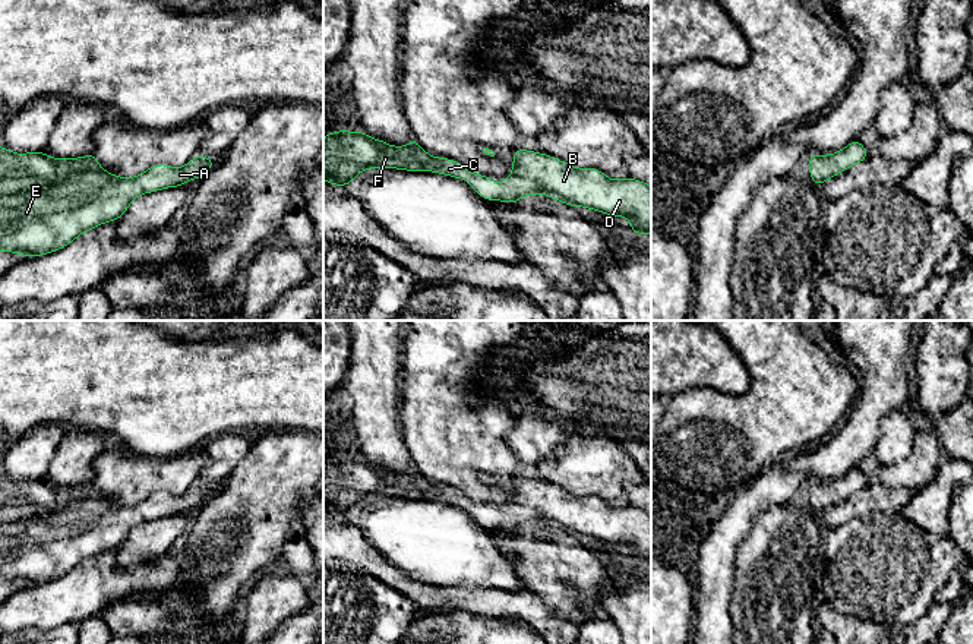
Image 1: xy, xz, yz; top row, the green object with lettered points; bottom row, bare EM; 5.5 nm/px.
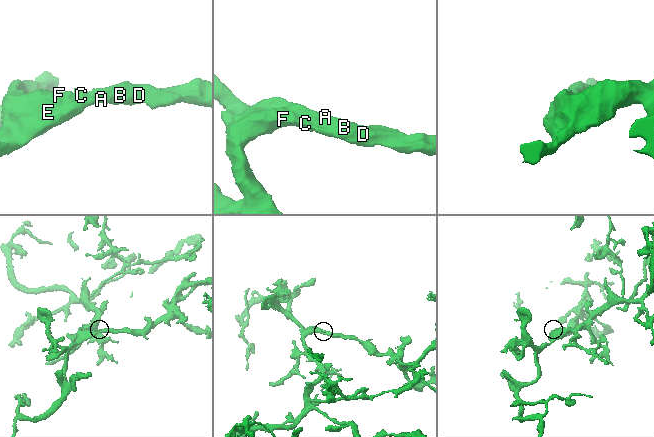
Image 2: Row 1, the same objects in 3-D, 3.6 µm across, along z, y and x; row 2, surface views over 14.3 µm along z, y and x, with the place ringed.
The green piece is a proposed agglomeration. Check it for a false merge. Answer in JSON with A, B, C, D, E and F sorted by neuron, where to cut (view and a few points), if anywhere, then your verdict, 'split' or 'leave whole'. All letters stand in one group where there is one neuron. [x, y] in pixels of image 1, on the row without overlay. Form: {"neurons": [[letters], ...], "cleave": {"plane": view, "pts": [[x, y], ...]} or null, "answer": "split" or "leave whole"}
{"neurons": [["A", "B", "C", "D", "E", "F"]], "cleave": null, "answer": "leave whole"}

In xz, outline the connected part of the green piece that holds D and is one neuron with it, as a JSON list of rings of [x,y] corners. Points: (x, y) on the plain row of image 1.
[[[337,458],[323,464],[323,506],[334,514],[348,514],[361,499],[369,496],[397,496],[407,499],[432,499],[470,508],[468,514],[484,528],[502,528],[515,531],[521,525],[544,521],[553,528],[569,534],[584,534],[613,544],[626,544],[631,558],[636,562],[651,562],[651,514],[628,505],[612,508],[598,496],[576,496],[569,490],[552,483],[515,476],[514,496],[506,509],[493,509],[490,503],[473,502],[461,490],[448,486],[430,484],[413,465],[407,474],[392,474],[380,467],[367,464],[364,460]]]

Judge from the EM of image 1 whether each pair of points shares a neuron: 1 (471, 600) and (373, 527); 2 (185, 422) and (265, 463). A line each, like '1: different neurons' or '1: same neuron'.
1: different neurons
2: different neurons

